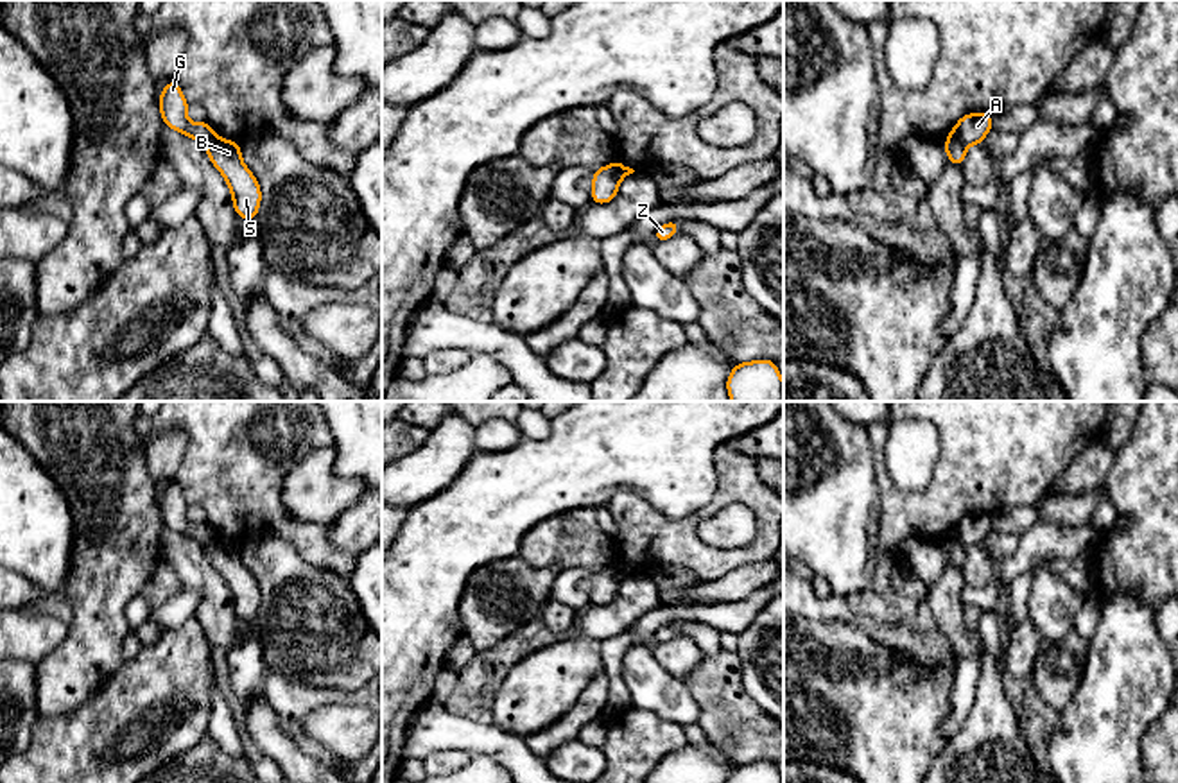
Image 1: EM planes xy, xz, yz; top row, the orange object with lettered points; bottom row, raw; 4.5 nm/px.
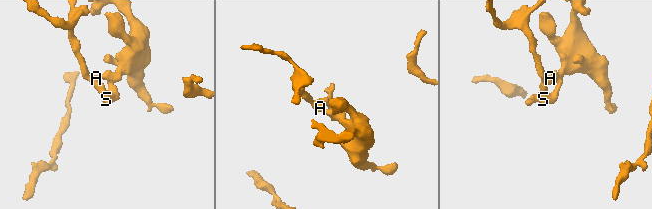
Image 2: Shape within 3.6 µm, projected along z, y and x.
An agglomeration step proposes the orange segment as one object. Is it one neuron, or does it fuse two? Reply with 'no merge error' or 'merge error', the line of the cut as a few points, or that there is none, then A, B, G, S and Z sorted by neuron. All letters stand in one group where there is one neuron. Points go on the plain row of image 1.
merge error | yz (949, 538), (965, 549) | A G / B S Z

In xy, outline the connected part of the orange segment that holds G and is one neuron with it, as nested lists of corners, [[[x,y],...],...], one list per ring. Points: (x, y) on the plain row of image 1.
[[[170,482],[161,489],[158,507],[161,521],[167,529],[183,534],[190,541],[201,543],[203,546],[215,539],[213,529],[206,521],[197,525],[188,521],[186,512],[190,505],[183,498],[178,482]]]

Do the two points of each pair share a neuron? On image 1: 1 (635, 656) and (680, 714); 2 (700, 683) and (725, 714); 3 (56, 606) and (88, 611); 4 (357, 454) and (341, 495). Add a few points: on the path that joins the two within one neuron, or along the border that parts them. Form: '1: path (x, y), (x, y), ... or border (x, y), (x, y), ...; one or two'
1: path (640, 671), (667, 699); one
2: path (707, 690), (723, 706); one
3: border (65, 599), (72, 610), (69, 624); two
4: border (332, 447), (336, 452), (334, 470), (363, 484); two

